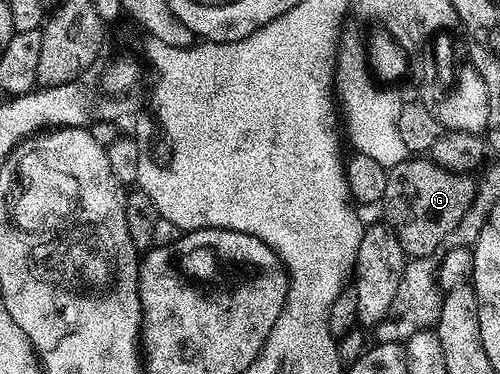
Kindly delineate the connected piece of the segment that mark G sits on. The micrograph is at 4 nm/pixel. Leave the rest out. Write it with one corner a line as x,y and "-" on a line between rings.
408,156
401,164
388,169
381,209
387,213
386,225
395,231
397,240
401,240
401,248
407,253
408,259
429,258
440,253
439,245
443,246
448,241
474,203
477,182
473,179
471,174
459,174
457,171
441,168
427,156

